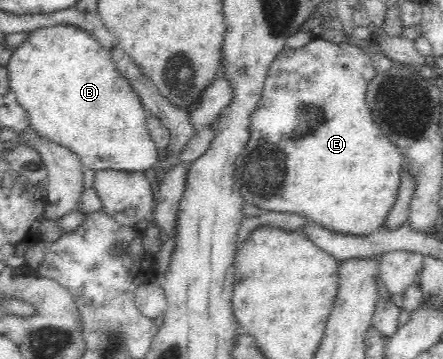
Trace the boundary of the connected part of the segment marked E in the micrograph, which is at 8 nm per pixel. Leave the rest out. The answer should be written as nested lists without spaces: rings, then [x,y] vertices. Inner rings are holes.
[[[313,36],[310,42],[300,48],[288,45],[275,56],[267,68],[267,74],[265,74],[265,80],[261,86],[261,92],[259,92],[259,101],[256,102],[255,109],[251,111],[251,116],[247,120],[247,142],[245,142],[243,150],[235,156],[235,162],[231,164],[231,186],[239,191],[245,206],[258,206],[265,211],[295,213],[307,221],[316,222],[323,228],[342,235],[364,237],[386,226],[390,212],[397,202],[405,170],[401,151],[381,134],[381,130],[375,126],[375,122],[371,118],[371,111],[365,104],[367,84],[375,74],[373,65],[369,55],[356,45],[351,45],[345,41],[330,42],[319,36]]]

